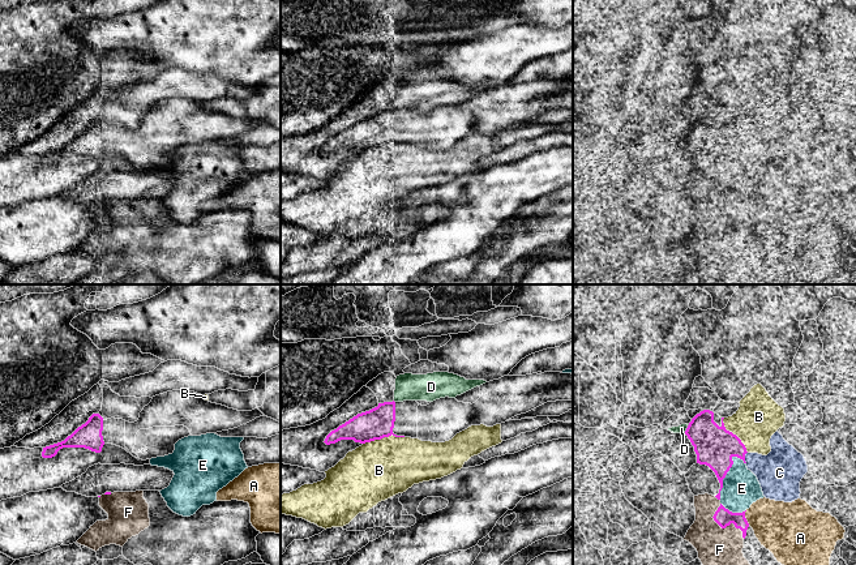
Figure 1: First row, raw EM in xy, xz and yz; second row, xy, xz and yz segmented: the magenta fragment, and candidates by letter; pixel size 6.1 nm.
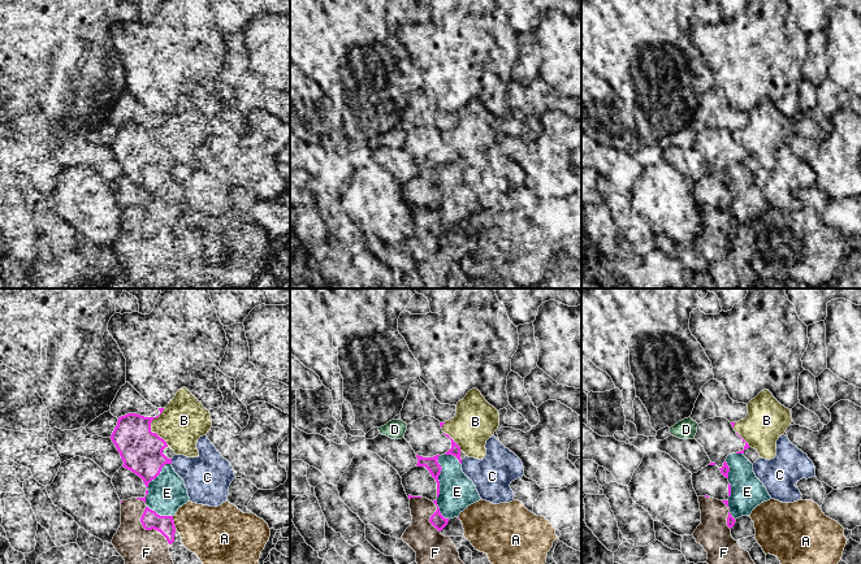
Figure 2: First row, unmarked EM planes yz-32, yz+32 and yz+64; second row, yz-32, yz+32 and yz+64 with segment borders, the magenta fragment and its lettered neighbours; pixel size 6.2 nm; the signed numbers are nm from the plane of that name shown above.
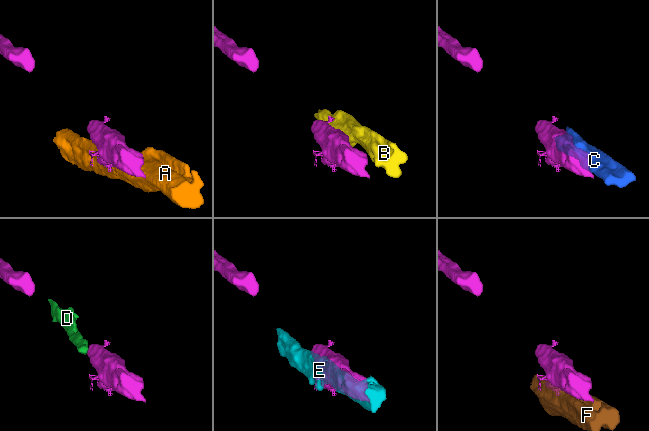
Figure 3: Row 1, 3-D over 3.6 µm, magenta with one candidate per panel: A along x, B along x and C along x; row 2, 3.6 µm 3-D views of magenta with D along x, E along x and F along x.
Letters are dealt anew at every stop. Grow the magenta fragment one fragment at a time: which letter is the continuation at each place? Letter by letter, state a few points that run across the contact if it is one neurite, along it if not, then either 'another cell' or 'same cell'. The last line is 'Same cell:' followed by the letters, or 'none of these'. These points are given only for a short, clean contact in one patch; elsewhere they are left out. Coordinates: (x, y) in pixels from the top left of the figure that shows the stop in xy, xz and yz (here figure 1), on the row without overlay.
A: another cell
B: another cell
C: another cell
D: another cell
E: another cell
F: another cell
Same cell: none of these

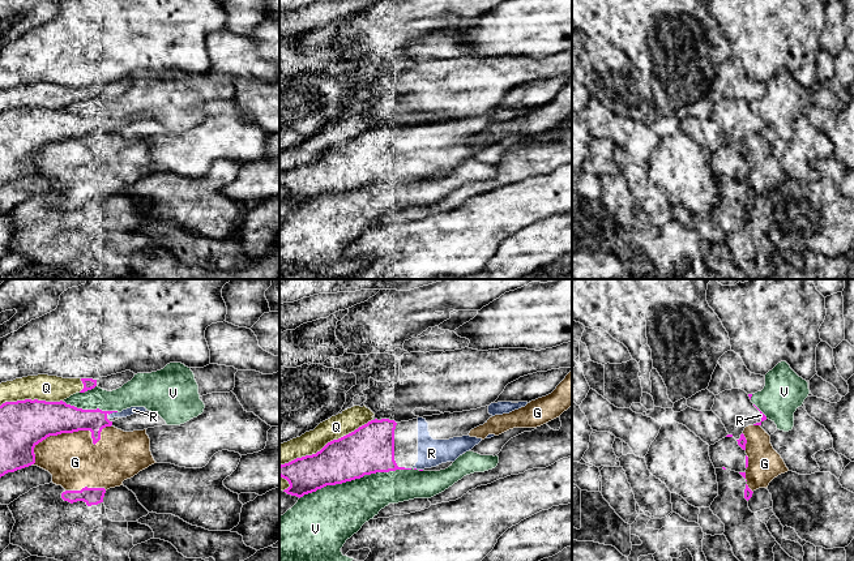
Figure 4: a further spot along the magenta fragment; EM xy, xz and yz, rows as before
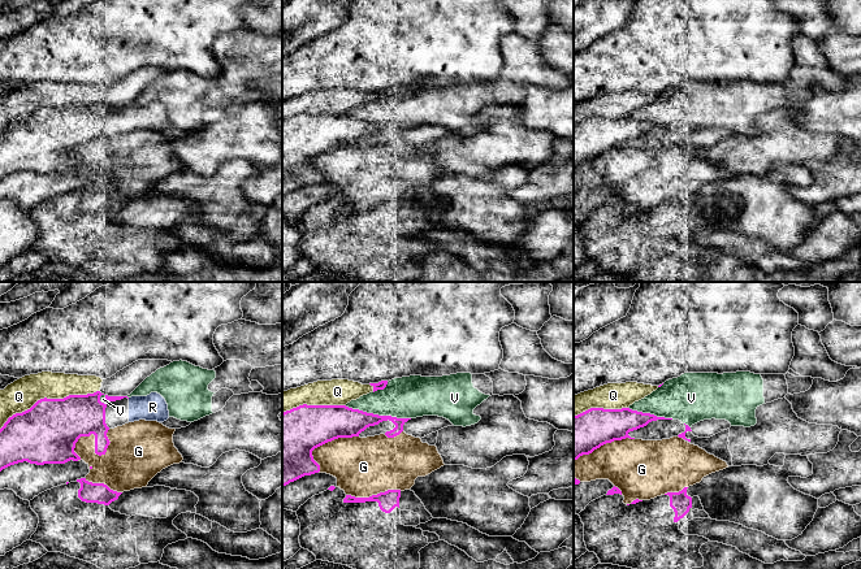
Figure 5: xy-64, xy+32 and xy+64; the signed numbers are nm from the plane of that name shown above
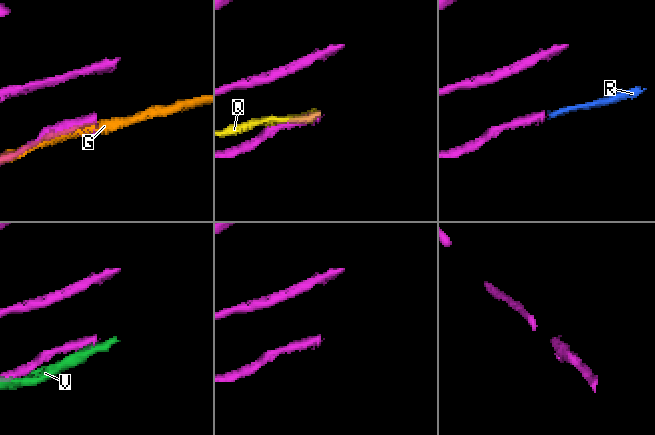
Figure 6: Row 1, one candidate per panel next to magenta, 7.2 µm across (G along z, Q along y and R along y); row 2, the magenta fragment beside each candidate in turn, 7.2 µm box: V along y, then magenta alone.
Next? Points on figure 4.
G: another cell
Q: another cell
R: same cell
V: another cell
Same cell: R

